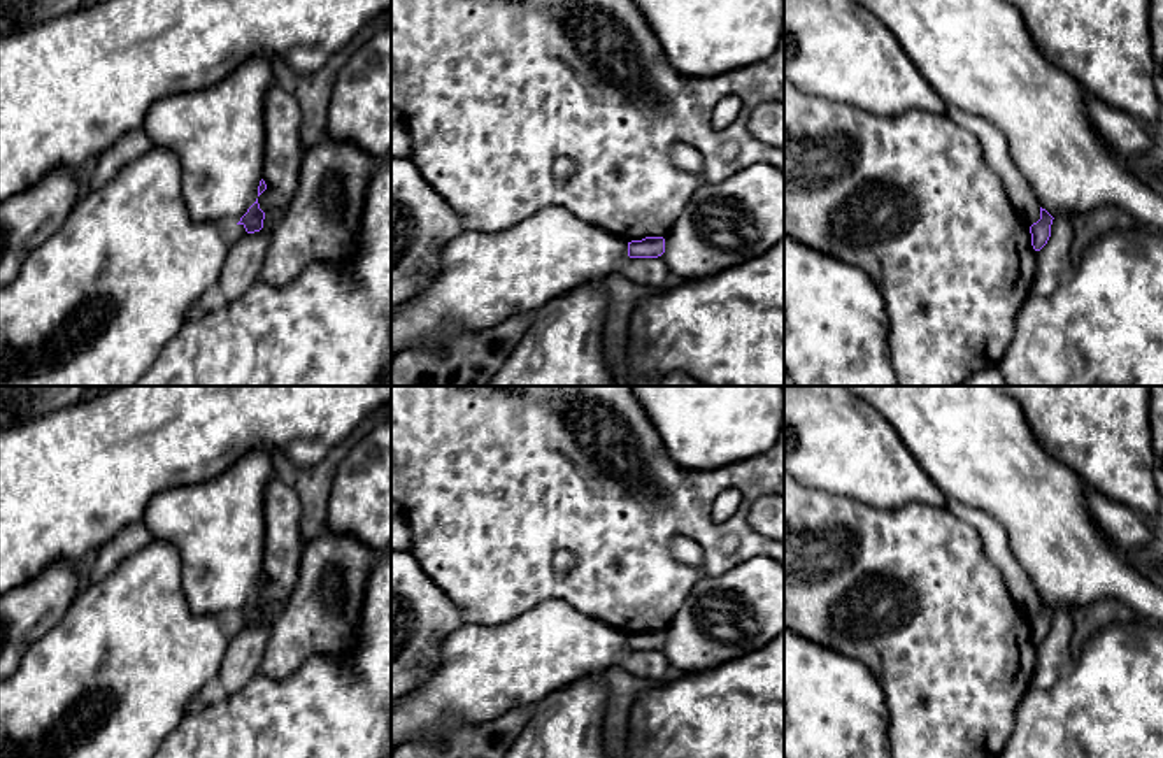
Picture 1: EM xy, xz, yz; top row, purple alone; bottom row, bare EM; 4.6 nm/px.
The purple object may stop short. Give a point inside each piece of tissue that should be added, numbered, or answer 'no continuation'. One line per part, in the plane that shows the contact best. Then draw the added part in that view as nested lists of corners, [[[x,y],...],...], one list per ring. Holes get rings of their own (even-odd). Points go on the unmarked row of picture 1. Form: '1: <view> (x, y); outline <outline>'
no continuation

